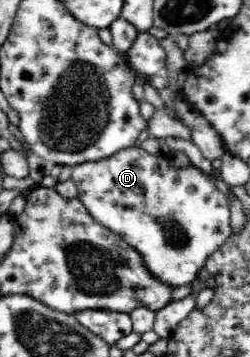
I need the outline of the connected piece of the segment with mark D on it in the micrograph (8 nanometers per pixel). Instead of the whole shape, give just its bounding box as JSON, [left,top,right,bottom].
[72,146,231,289]

